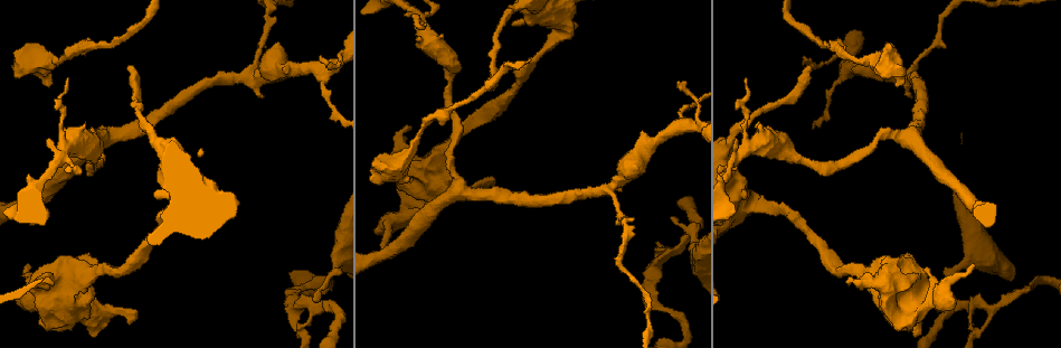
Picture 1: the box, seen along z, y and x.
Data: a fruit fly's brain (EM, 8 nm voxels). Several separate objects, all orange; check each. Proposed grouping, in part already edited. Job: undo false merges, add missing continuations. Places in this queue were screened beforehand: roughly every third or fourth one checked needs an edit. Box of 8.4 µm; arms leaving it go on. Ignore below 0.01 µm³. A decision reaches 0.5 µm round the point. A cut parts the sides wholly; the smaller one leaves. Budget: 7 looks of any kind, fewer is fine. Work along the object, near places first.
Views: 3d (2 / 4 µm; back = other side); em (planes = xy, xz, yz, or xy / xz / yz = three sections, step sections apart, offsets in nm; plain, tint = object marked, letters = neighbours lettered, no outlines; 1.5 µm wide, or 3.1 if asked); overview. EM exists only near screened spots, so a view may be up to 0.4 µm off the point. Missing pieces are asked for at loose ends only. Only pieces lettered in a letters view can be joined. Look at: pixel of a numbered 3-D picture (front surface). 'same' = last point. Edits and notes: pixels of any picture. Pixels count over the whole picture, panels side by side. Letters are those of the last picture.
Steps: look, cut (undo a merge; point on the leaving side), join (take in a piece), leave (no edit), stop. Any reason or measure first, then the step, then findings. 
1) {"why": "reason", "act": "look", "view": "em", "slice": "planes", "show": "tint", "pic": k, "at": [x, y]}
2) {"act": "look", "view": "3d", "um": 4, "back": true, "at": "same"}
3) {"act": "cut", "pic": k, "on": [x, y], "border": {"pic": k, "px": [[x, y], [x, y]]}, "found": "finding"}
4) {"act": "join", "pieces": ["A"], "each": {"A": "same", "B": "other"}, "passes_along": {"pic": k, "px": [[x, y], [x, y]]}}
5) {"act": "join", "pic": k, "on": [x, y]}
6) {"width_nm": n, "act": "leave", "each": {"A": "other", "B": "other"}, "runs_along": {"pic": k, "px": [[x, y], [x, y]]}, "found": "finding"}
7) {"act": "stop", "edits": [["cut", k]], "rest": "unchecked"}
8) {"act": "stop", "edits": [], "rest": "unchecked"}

{"why": "three-way junction", "act": "look", "view": "em", "slice": "yz", "step": 4, "show": "tint", "pic": 1, "at": [652, 269]}

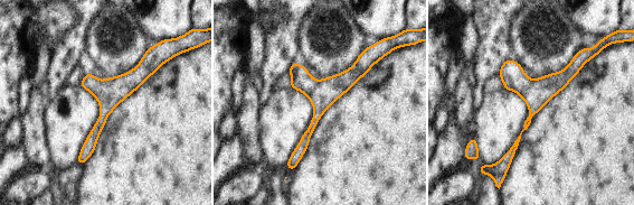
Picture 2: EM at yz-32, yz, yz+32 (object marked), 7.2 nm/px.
{"why": "cut it another way", "act": "look", "view": "em", "slice": "planes", "show": "letters", "at": "same"}

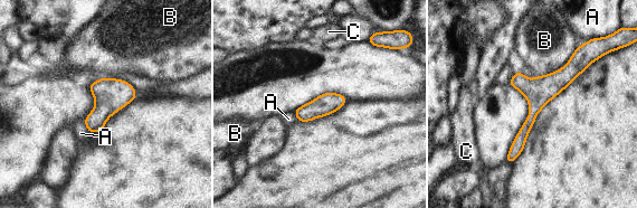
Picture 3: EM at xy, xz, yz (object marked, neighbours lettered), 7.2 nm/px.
{"width_nm": 160, "act": "leave", "each": {"A": "other", "B": "other", "C": "other"}, "found": "continuous, no second neuron"}

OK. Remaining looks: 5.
{"why": "an open end", "act": "look", "view": "em", "slice": "planes", "show": "letters", "pic": 1, "at": [262, 98]}

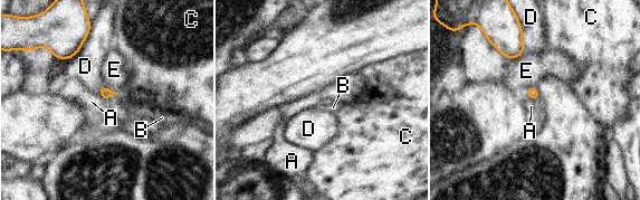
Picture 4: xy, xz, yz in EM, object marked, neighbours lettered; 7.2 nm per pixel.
{"longest_contact_nm": ["D", 240], "act": "leave", "each": {"A": "other", "B": "other", "C": "other", "D": "other", "E": "other"}, "found": "none of them fits"}

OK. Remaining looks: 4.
{"why": "branch stops here", "act": "look", "view": "3d", "um": 2, "pic": 1, "at": [54, 284]}

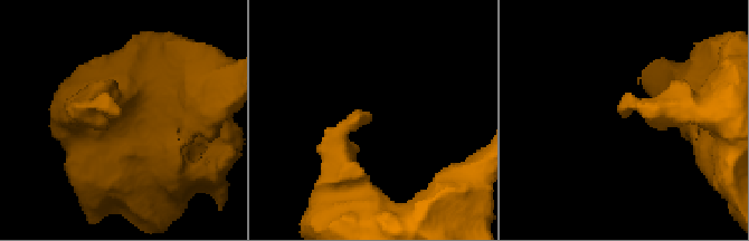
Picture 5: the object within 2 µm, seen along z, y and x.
{"act": "look", "view": "em", "slice": "xy", "step": 8, "show": "tint", "pic": 5, "at": [622, 115]}

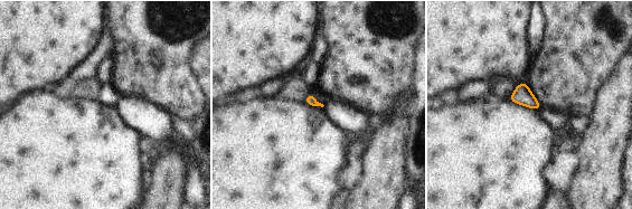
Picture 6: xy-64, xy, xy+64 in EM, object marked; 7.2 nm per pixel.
{"act": "look", "view": "em", "slice": "planes", "show": "letters", "at": "same"}

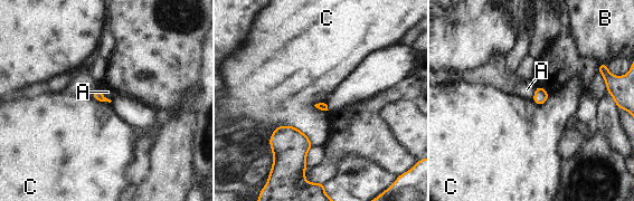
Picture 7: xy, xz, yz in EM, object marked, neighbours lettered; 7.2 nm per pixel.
{"act": "leave", "each": {"A": "other", "B": "other", "C": "other"}, "border": {"pic": 7, "px": [[275, 127], [296, 127], [312, 146]]}, "found": "none of them fits"}

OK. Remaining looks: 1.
{"act": "stop", "edits": [], "rest": "unchecked"}

